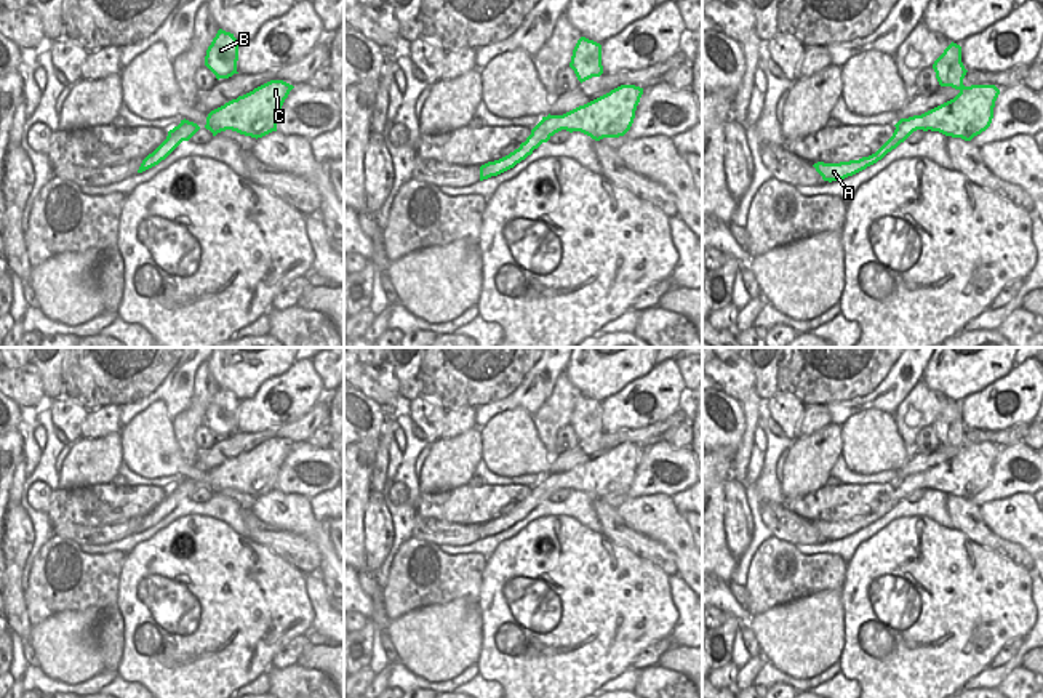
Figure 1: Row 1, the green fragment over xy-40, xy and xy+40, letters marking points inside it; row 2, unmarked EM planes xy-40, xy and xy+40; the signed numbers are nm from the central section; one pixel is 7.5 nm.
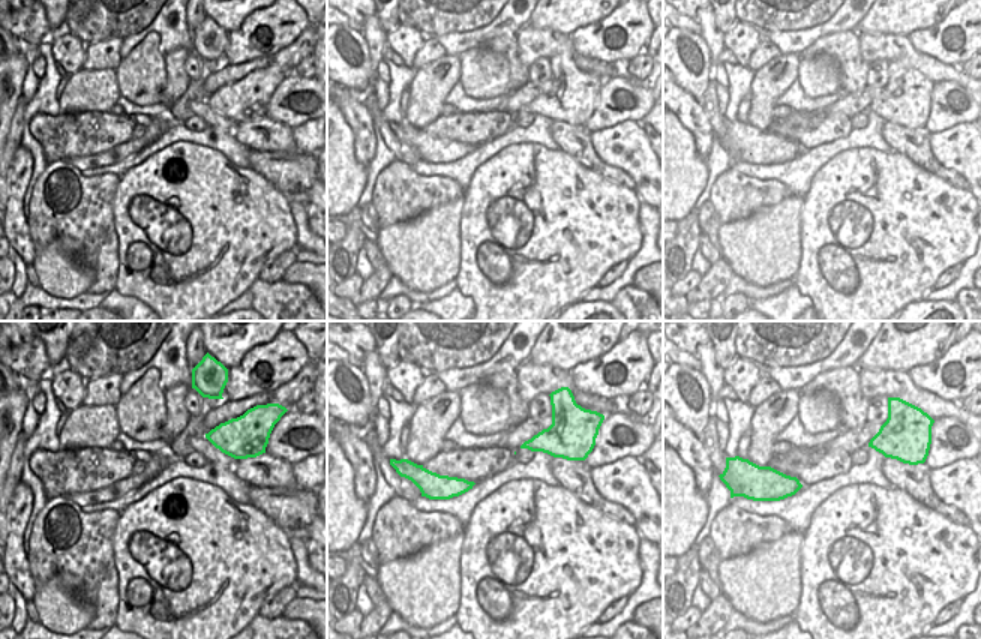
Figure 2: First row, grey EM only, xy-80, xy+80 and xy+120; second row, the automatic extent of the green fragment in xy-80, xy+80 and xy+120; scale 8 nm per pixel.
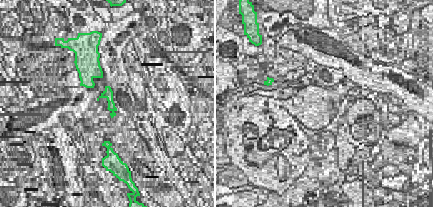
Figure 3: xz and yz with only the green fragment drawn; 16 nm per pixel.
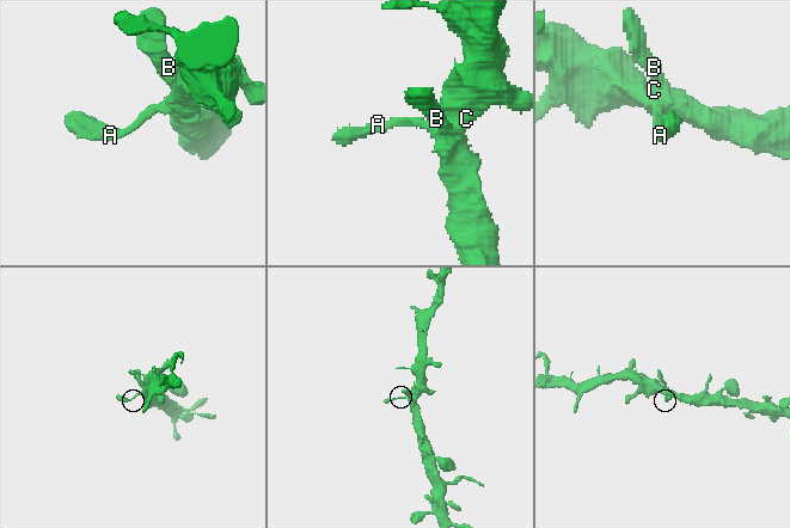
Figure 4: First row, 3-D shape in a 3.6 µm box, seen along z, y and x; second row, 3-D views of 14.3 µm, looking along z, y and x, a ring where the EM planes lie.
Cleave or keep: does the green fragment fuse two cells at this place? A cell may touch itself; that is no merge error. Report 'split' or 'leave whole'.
leave whole

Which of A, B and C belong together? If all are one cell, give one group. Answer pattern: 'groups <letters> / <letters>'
groups A B C

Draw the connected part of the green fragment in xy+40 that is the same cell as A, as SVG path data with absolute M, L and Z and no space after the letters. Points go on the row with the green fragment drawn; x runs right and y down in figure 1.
M952 42L934 61L933 69L941 86L952 86L960 93L953 99L921 115L901 118L894 125L893 136L869 157L840 163L814 163L813 166L824 181L841 181L865 170L896 149L917 130L939 131L945 136L971 141L990 126L1000 90L995 85L963 85L968 70L961 62L961 46Z

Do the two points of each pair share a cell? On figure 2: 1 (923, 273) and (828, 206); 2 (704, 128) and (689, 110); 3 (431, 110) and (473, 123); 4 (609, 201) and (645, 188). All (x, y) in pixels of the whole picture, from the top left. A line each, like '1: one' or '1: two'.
1: one
2: one
3: two
4: two

